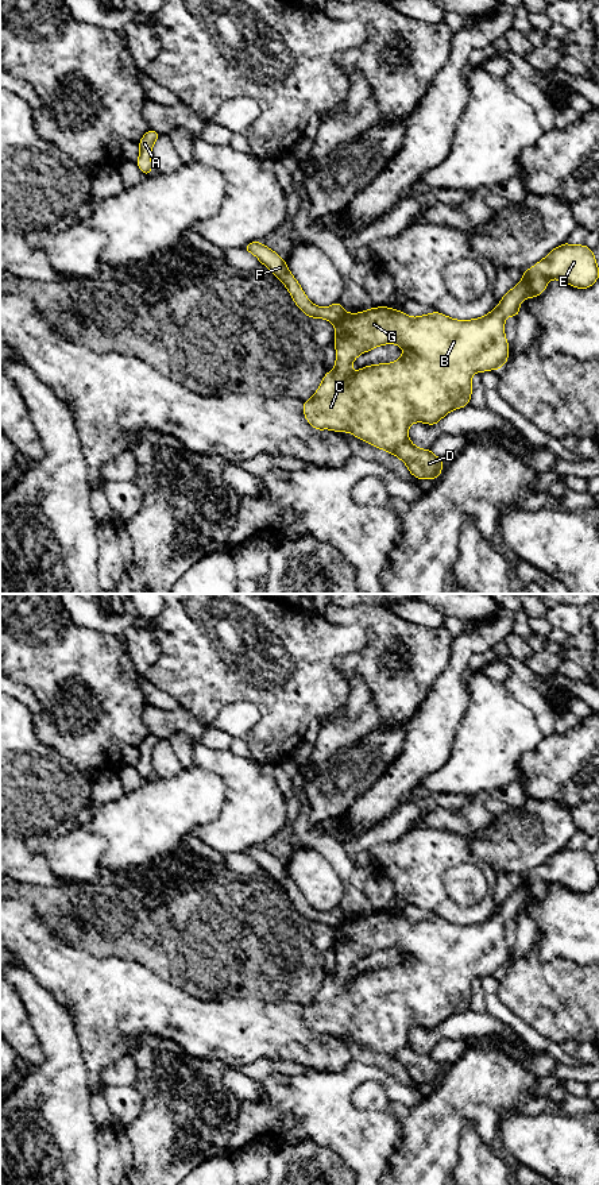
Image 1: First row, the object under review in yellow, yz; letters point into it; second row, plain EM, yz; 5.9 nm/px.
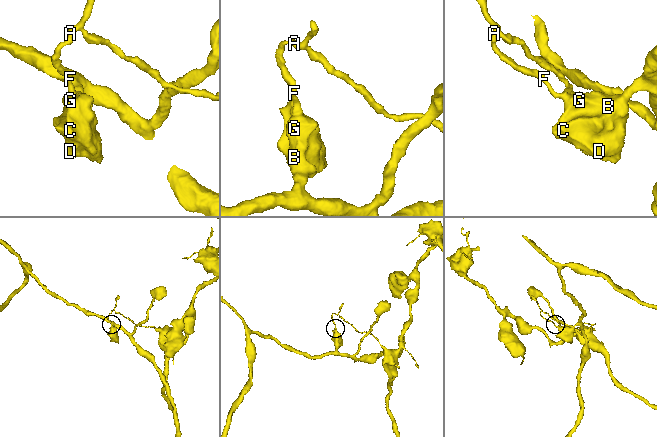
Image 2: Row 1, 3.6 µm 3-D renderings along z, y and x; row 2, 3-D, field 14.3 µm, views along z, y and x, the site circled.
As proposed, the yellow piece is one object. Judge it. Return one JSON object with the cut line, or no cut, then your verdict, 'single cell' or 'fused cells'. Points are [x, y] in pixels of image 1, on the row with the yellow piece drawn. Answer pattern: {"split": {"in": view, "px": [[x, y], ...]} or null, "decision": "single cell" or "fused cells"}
{"split": {"in": "yz", "px": [[346, 313], [335, 324]]}, "decision": "fused cells"}

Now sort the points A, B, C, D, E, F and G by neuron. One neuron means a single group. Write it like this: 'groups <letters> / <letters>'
groups A F / B C D E G

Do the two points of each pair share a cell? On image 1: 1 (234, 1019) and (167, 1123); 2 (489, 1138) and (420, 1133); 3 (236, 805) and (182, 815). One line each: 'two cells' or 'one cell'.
1: two cells
2: one cell
3: two cells

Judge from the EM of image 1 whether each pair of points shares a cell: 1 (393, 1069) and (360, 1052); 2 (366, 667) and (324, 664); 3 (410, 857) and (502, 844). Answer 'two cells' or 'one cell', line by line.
1: one cell
2: two cells
3: two cells

